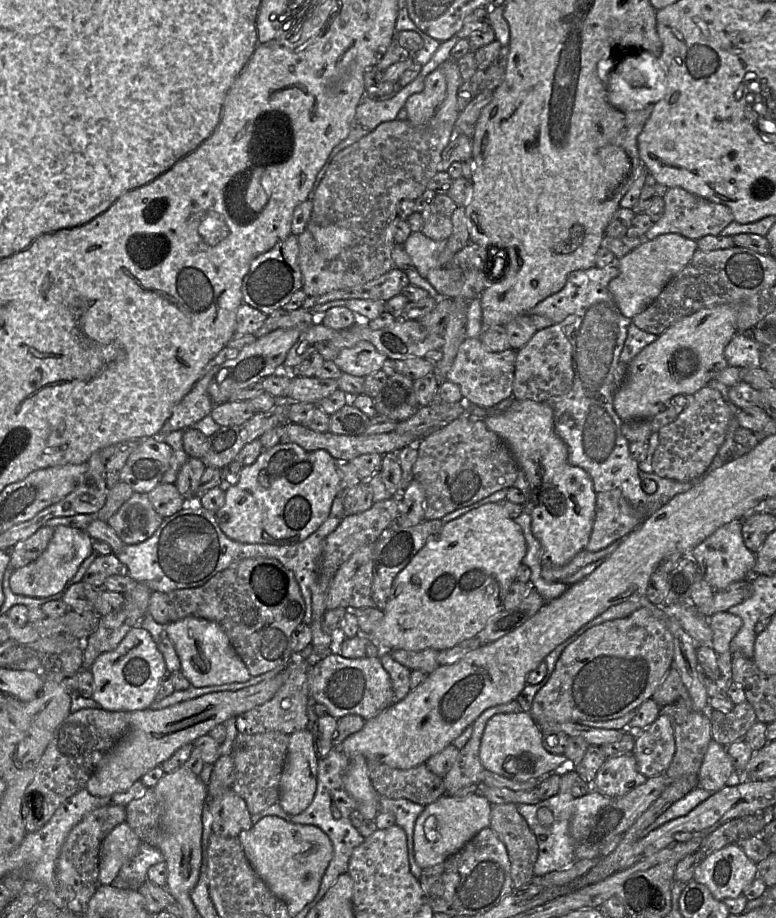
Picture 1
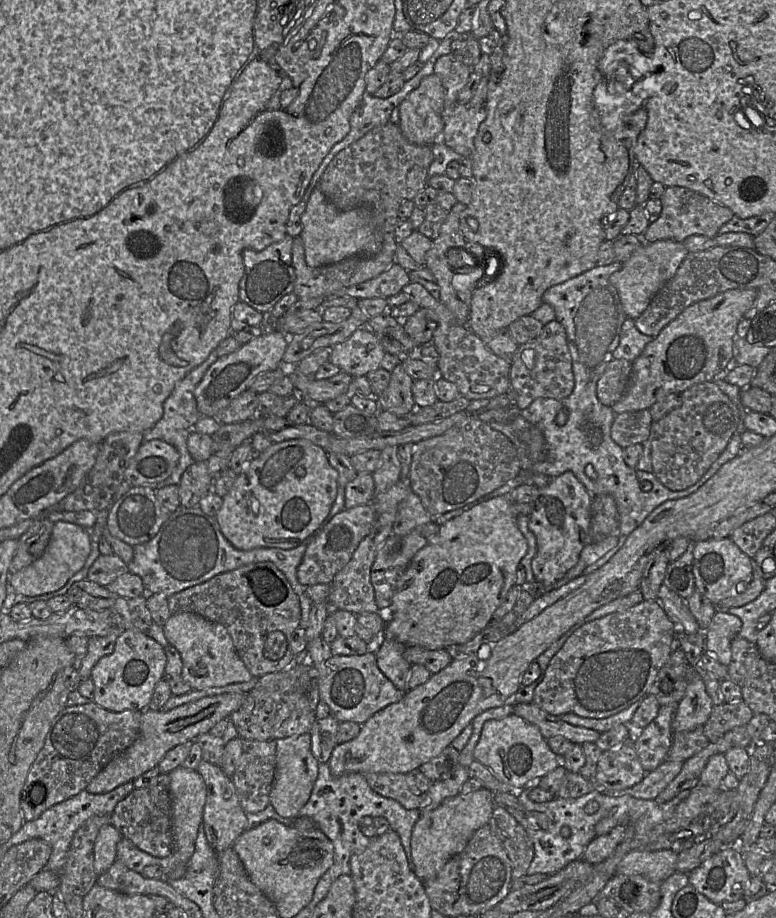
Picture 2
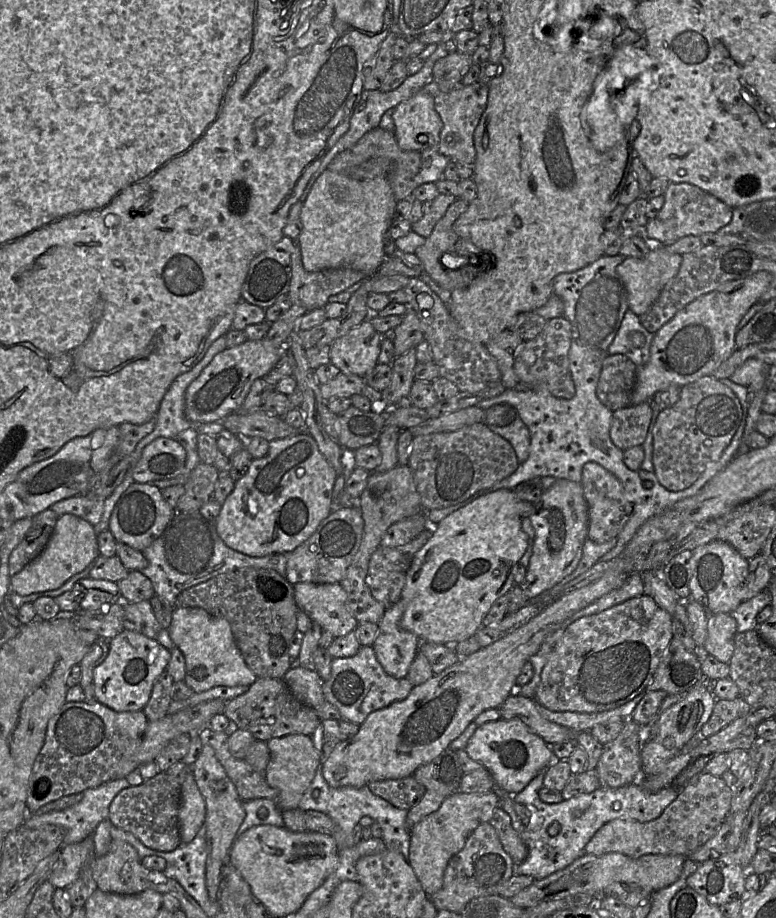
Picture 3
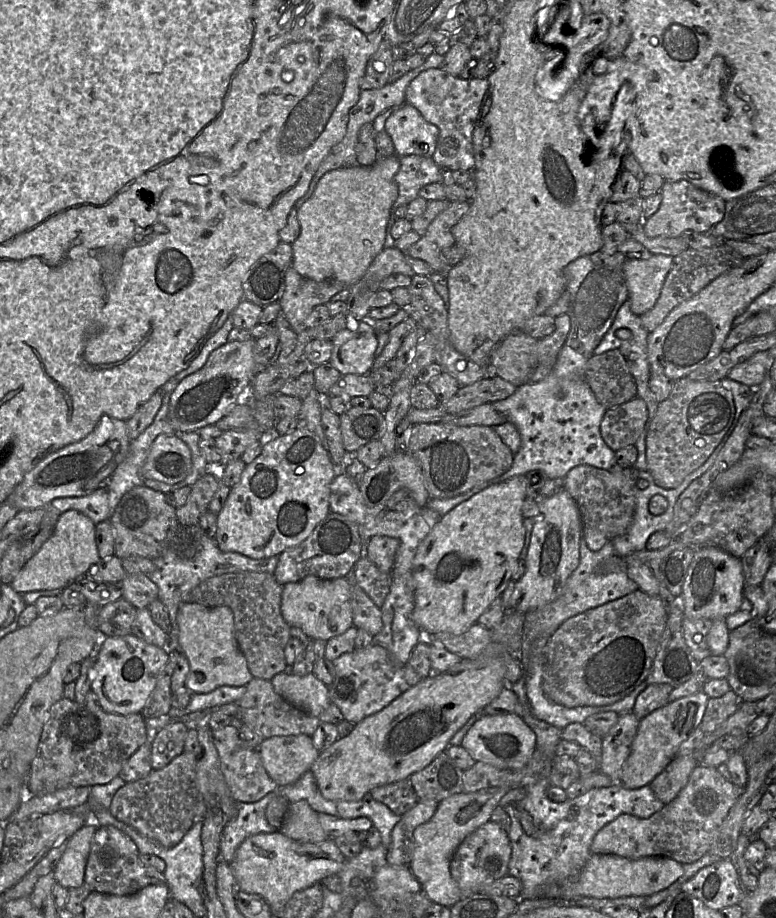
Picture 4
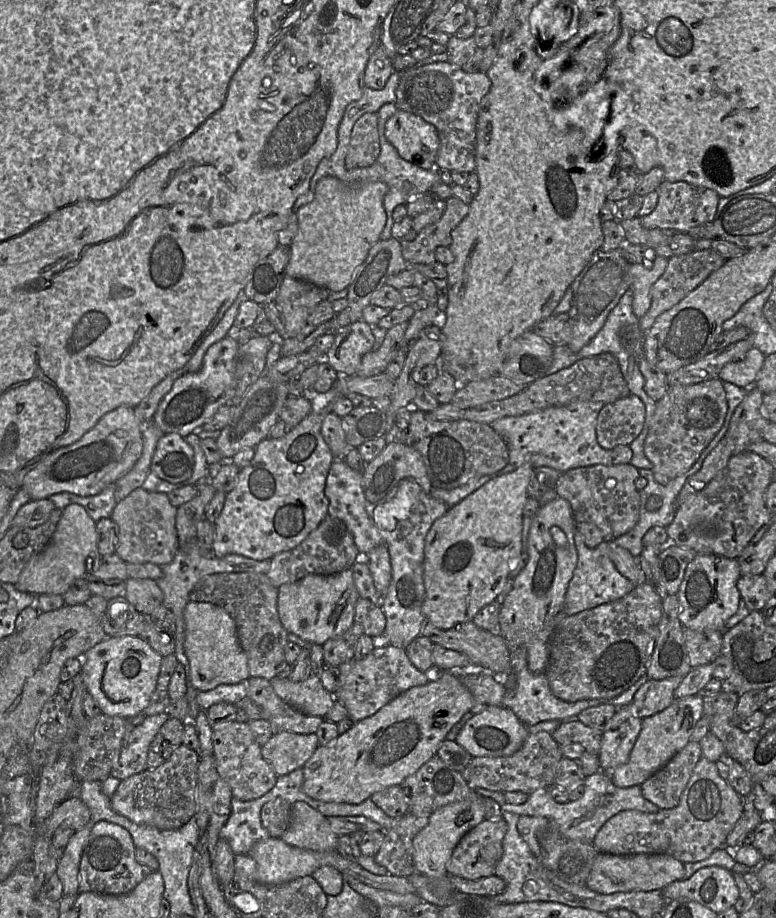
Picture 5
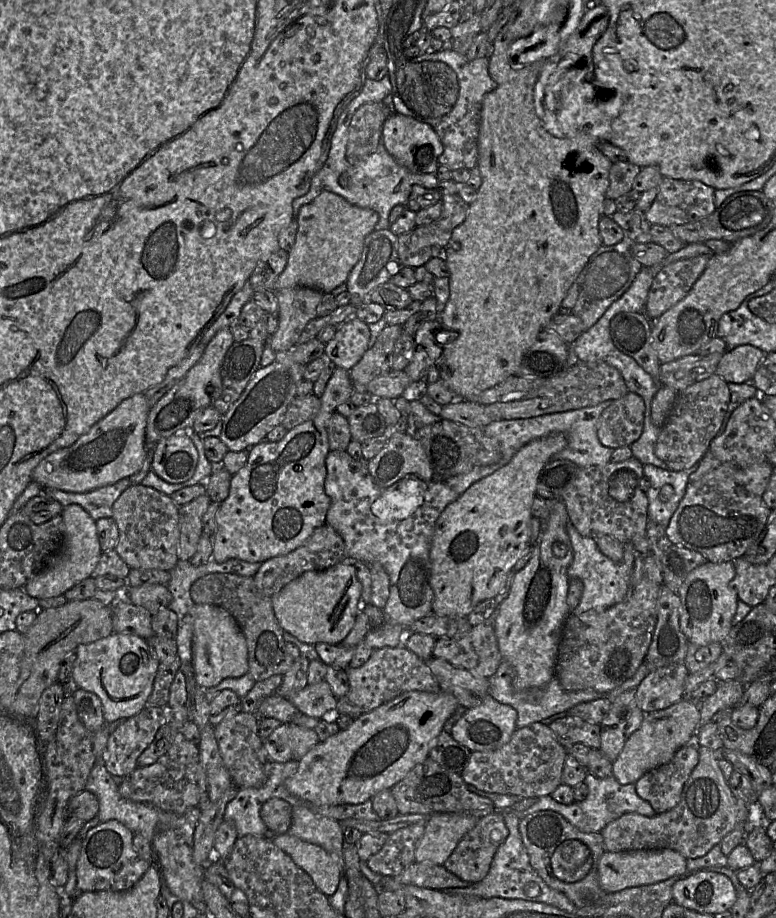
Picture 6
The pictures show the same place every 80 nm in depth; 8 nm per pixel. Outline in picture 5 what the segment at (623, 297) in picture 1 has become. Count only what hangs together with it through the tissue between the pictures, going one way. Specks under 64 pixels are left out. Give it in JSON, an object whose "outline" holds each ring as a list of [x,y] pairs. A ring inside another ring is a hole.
{"outline":[[[657,255],[653,262],[630,265],[631,288],[633,290],[632,308],[634,314],[641,318],[651,306],[651,289],[665,272],[669,258]]]}

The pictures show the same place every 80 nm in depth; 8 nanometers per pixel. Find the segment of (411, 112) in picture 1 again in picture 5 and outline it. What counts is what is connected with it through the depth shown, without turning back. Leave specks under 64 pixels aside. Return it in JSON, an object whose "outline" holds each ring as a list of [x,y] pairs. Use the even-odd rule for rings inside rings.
{"outline":[[[397,109],[386,121],[384,134],[404,160],[425,170],[435,168],[440,141],[434,125]]]}

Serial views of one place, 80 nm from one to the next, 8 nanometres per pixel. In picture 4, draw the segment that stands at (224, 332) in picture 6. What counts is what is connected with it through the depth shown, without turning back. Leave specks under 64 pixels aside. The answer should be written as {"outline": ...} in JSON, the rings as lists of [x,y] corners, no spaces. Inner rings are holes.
{"outline":[[[256,339],[227,342],[215,349],[204,366],[182,379],[170,395],[167,421],[177,433],[194,432],[214,425],[233,406],[245,399],[256,375],[253,347]]]}

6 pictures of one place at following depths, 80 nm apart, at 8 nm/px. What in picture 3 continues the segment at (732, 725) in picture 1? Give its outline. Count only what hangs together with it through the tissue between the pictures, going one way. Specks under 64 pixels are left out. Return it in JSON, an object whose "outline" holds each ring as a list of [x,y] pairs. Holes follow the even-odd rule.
{"outline":[[[740,696],[733,700],[716,699],[712,713],[707,722],[701,727],[699,734],[702,738],[707,738],[751,711],[750,705]]]}

